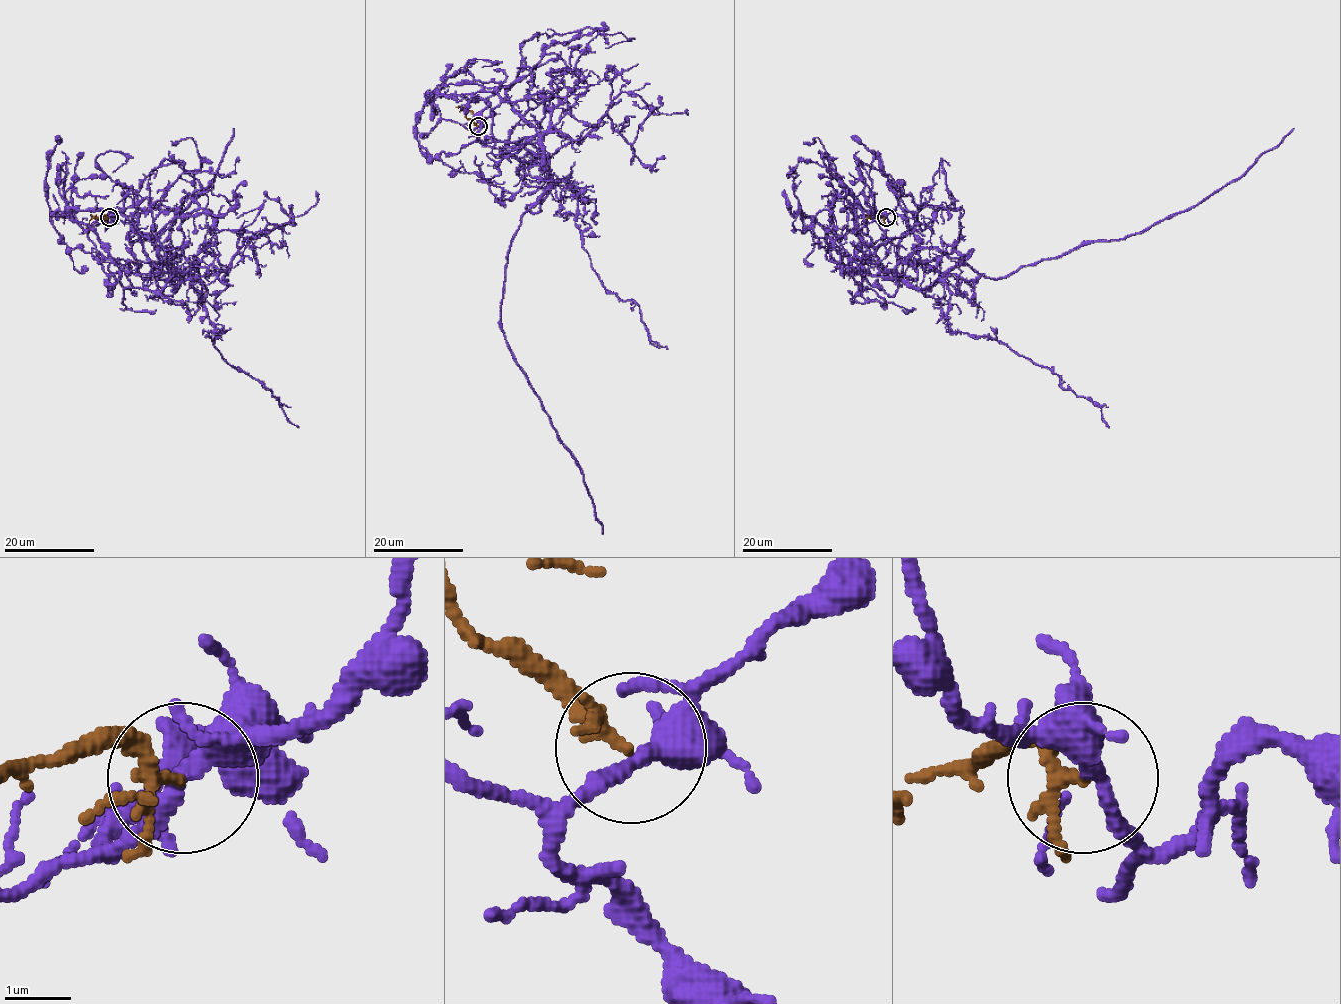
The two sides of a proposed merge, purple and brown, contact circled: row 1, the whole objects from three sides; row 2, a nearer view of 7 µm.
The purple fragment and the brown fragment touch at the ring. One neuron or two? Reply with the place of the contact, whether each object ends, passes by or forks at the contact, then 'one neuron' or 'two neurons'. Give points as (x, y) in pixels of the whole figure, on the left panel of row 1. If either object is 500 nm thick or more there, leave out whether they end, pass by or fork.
place (109, 217); purple passes by; brown passes by; two neurons

